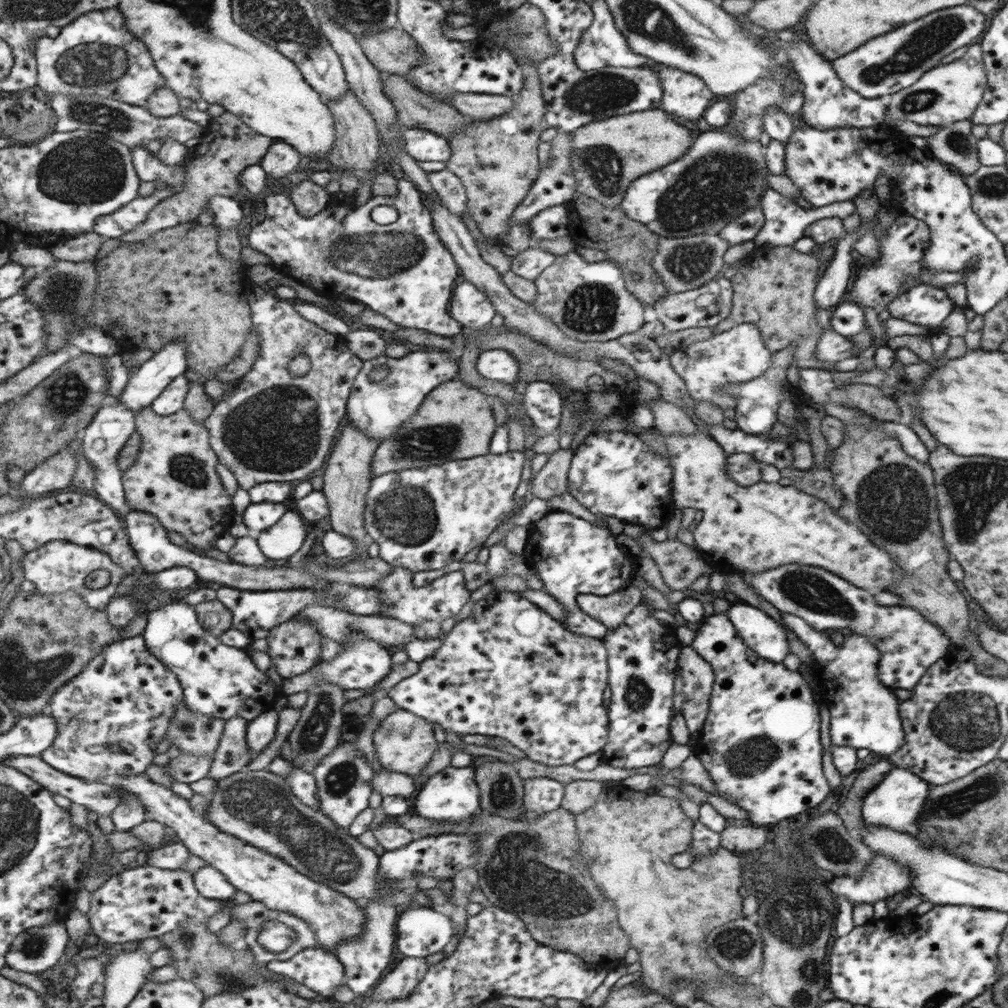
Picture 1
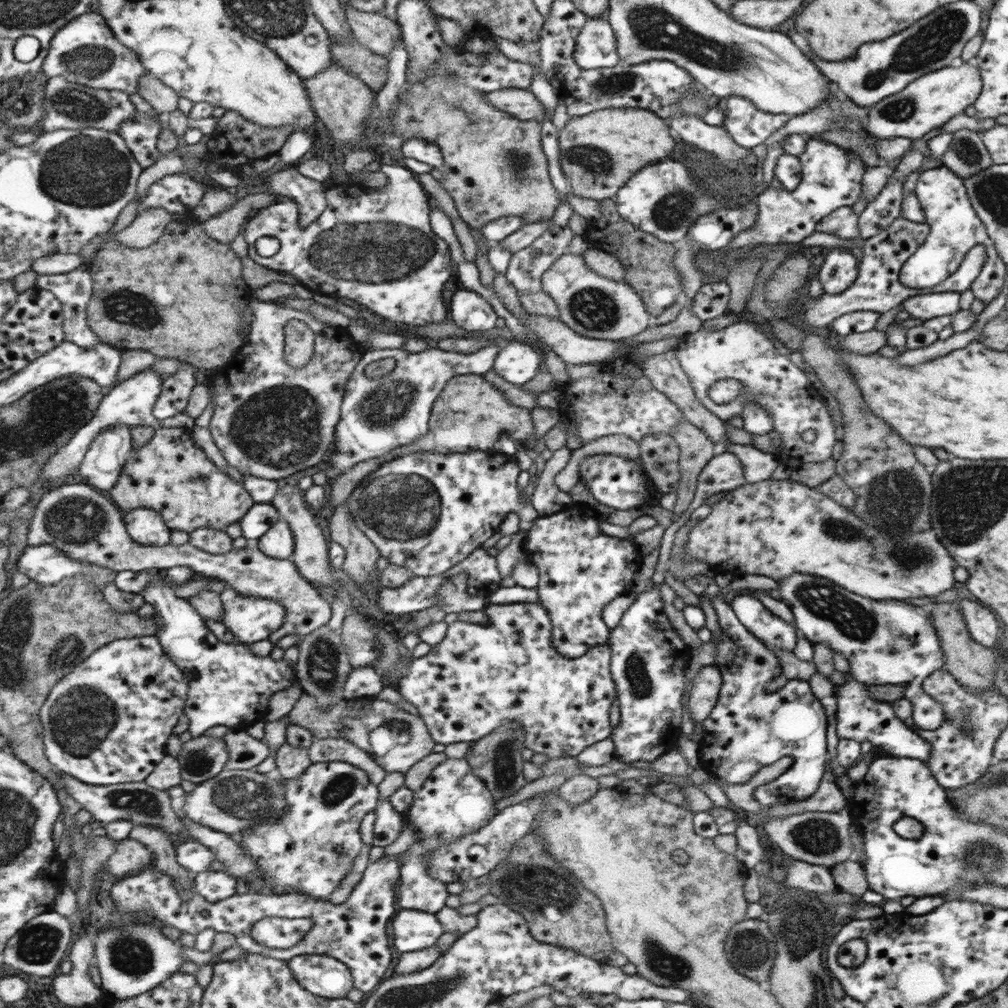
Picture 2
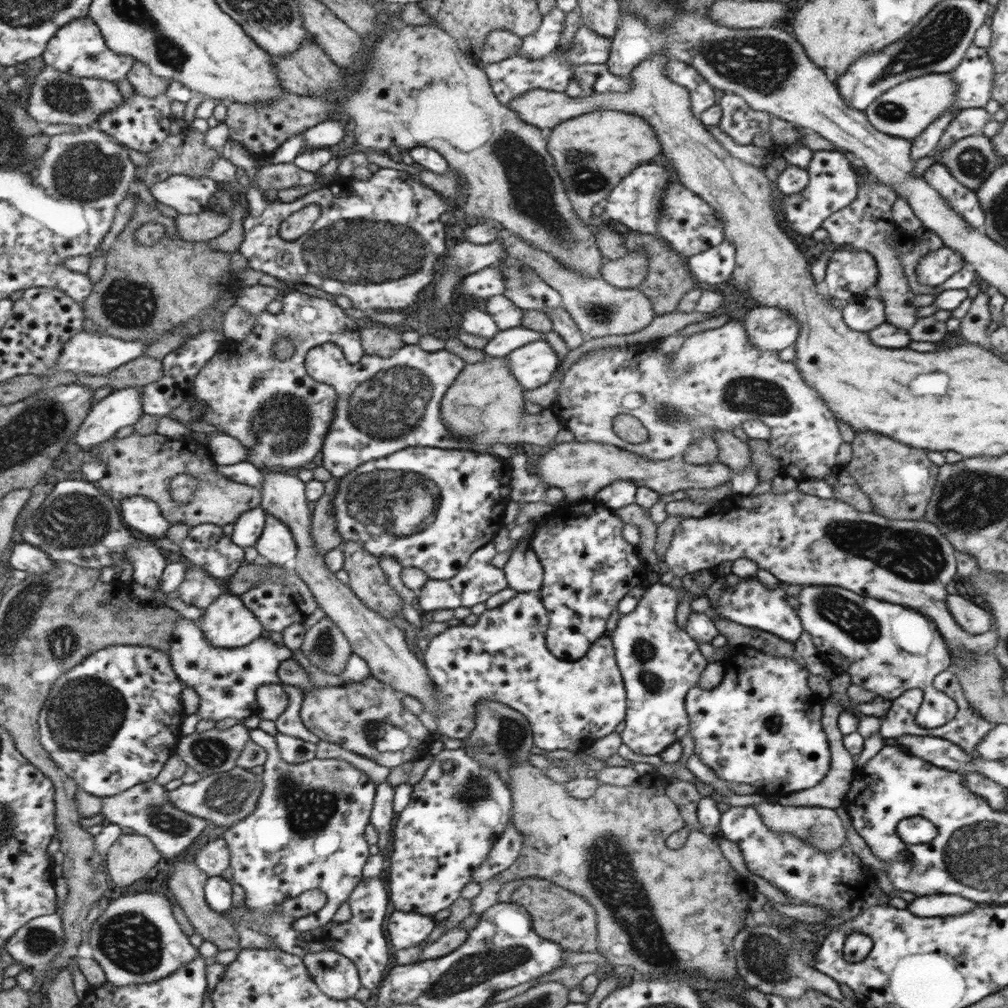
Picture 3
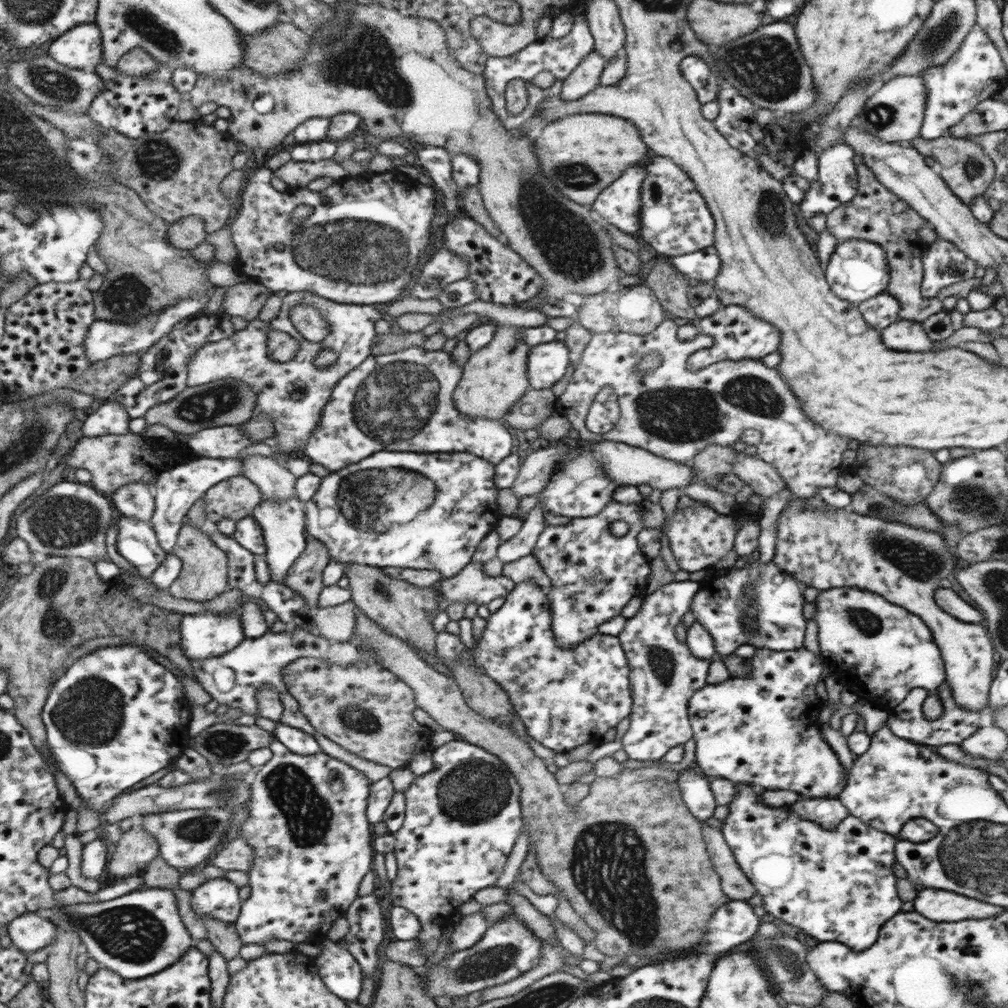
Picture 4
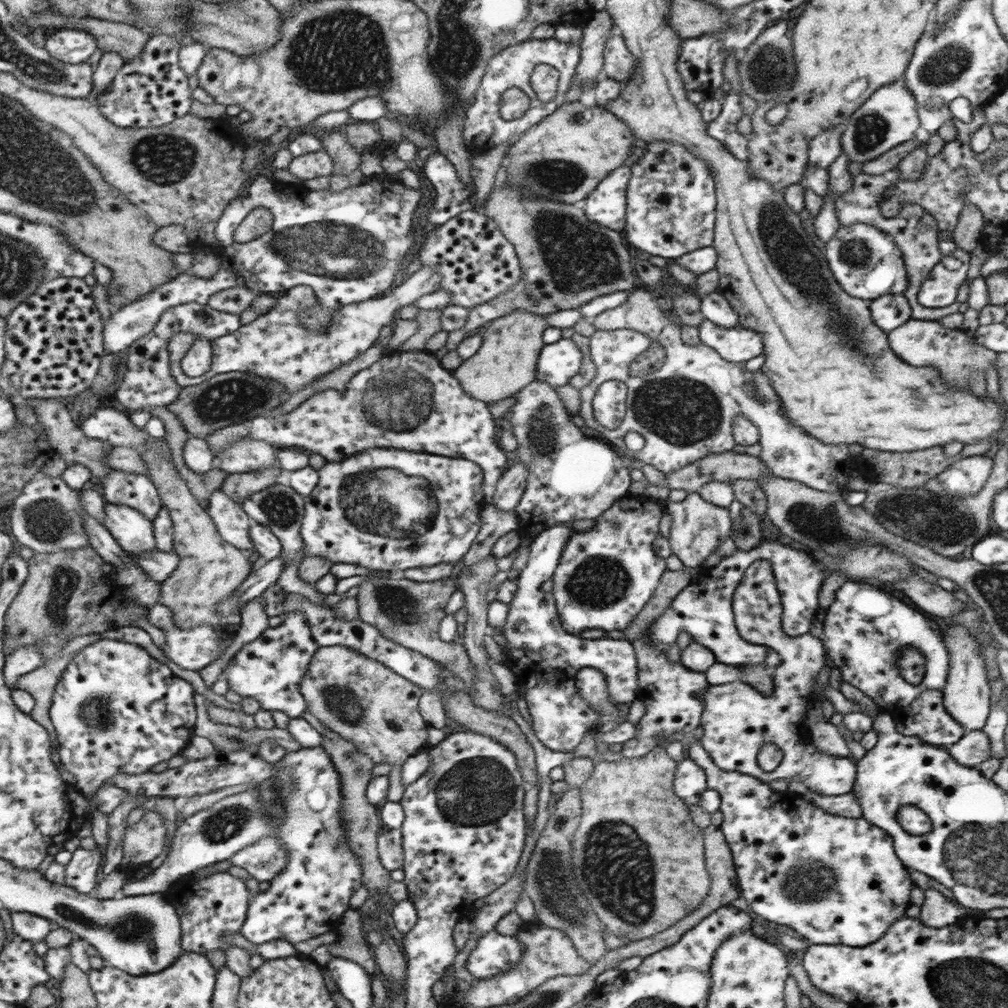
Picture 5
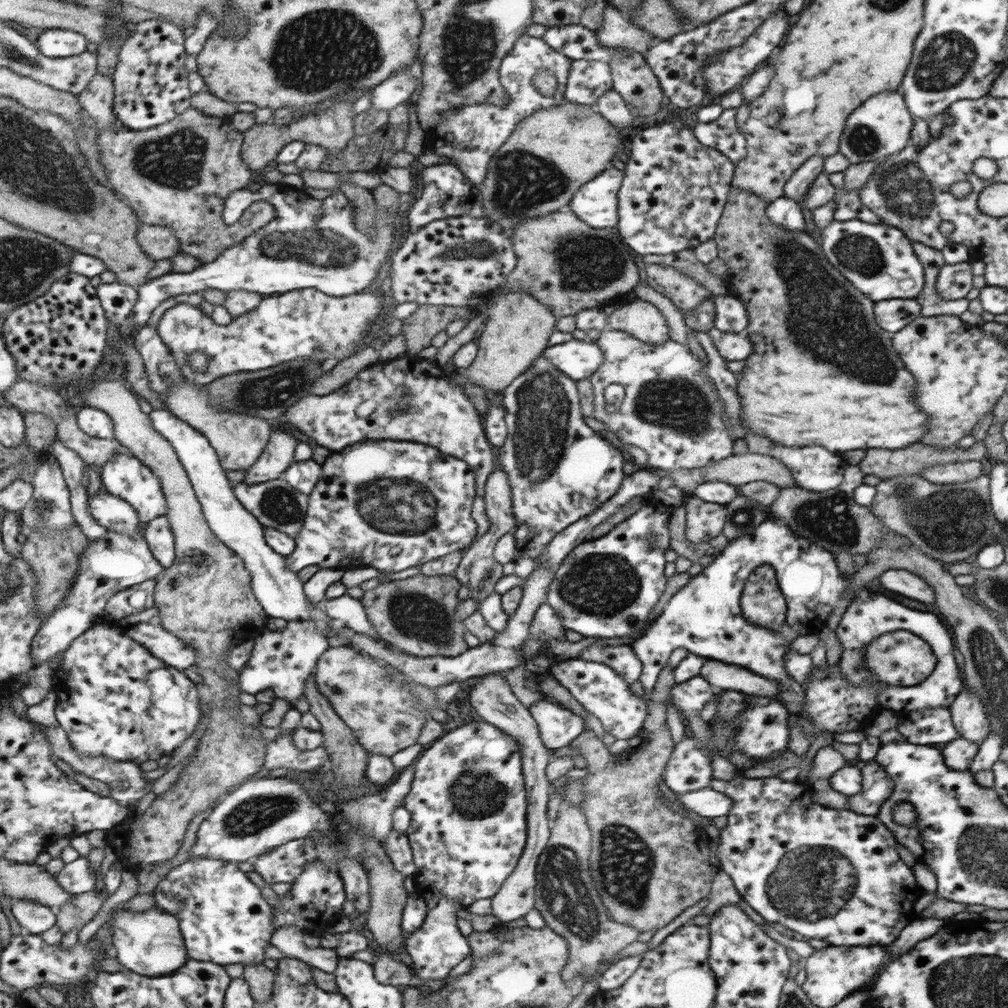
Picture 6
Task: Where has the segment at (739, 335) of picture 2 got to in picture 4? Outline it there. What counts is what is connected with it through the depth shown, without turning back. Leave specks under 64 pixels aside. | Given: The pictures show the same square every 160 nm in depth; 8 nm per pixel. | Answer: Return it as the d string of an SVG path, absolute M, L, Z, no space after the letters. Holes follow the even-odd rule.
M666 316L655 330L644 335L630 332L592 333L571 378L555 402L555 410L565 416L571 428L578 432L578 442L617 441L667 460L688 464L702 448L710 444L732 446L743 429L755 429L761 436L759 455L762 461L776 468L794 496L815 498L816 492L823 486L835 486L835 480L841 474L841 452L847 446L847 438L827 432L811 422L777 369L765 367L760 359L719 360L697 372L689 372L686 369L687 358L699 349L709 348L714 340L712 336L698 332L691 340L681 342L675 333L677 324L674 318ZM604 386L610 386L616 396L619 418L610 431L597 434L587 430L584 420L587 407Z

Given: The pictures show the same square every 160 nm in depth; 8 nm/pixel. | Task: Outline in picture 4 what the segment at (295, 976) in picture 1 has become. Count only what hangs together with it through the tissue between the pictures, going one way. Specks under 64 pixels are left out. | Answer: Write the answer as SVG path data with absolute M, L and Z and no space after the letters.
M323 940L321 945L315 965L325 984L338 997L356 1001L363 992L364 972L359 961L340 943Z

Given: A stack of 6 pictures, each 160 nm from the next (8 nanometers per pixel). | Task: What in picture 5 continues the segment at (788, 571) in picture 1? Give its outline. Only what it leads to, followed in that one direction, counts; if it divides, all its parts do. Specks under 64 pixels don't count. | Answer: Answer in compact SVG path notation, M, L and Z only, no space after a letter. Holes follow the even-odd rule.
M846 580L835 592L834 600L826 608L820 640L824 641L827 656L841 673L845 682L869 697L881 711L907 706L925 690L942 692L948 682L948 651L941 642L939 626L925 615L915 612L885 592ZM902 648L916 648L924 656L924 679L920 684L907 684L898 673L896 652Z

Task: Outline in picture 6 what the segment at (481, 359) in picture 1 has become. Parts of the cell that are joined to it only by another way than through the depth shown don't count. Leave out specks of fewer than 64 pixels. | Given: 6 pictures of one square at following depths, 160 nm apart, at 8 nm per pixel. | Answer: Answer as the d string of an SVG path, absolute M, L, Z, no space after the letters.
M571 339L563 344L548 346L543 354L573 380L590 377L602 361L599 347L587 339Z

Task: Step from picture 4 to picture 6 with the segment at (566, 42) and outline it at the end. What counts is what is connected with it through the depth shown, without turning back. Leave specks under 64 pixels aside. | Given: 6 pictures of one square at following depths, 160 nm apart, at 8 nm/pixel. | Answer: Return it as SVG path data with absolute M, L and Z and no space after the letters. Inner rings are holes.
M523 34L516 40L515 46L501 59L499 67L500 85L508 96L508 103L495 107L488 103L467 105L463 109L444 114L437 129L425 131L424 150L450 159L473 184L478 187L485 178L485 168L497 148L512 135L513 129L535 111L558 106L564 102L563 92L572 59L557 49L552 49L544 40ZM539 69L549 70L555 78L555 93L551 97L538 97L539 93L531 85L533 74Z

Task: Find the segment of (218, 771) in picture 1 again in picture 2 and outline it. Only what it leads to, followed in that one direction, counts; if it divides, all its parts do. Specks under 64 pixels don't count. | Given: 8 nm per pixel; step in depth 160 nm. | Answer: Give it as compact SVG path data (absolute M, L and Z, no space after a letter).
M231 728L223 737L227 743L229 760L225 769L246 772L255 769L265 758L273 756L272 750L264 742L250 736L247 731Z

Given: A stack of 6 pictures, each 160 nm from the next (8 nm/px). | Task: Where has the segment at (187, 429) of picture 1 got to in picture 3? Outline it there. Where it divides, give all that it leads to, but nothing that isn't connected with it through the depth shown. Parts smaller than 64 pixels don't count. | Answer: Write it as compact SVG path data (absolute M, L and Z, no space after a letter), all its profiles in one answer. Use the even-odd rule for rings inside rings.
M159 431L149 435L134 432L127 438L111 437L110 440L94 445L92 450L86 453L85 461L92 461L93 459L105 461L108 464L108 473L105 478L97 482L103 491L119 502L132 496L147 496L160 504L165 518L174 524L185 522L189 526L195 527L205 523L213 523L224 527L228 524L236 523L245 512L253 510L262 504L262 489L260 487L241 484L240 481L225 476L218 469L218 465L214 463L207 447L193 441L191 438L174 438L161 434ZM181 474L190 474L198 480L197 490L188 503L180 503L172 495L172 480Z

